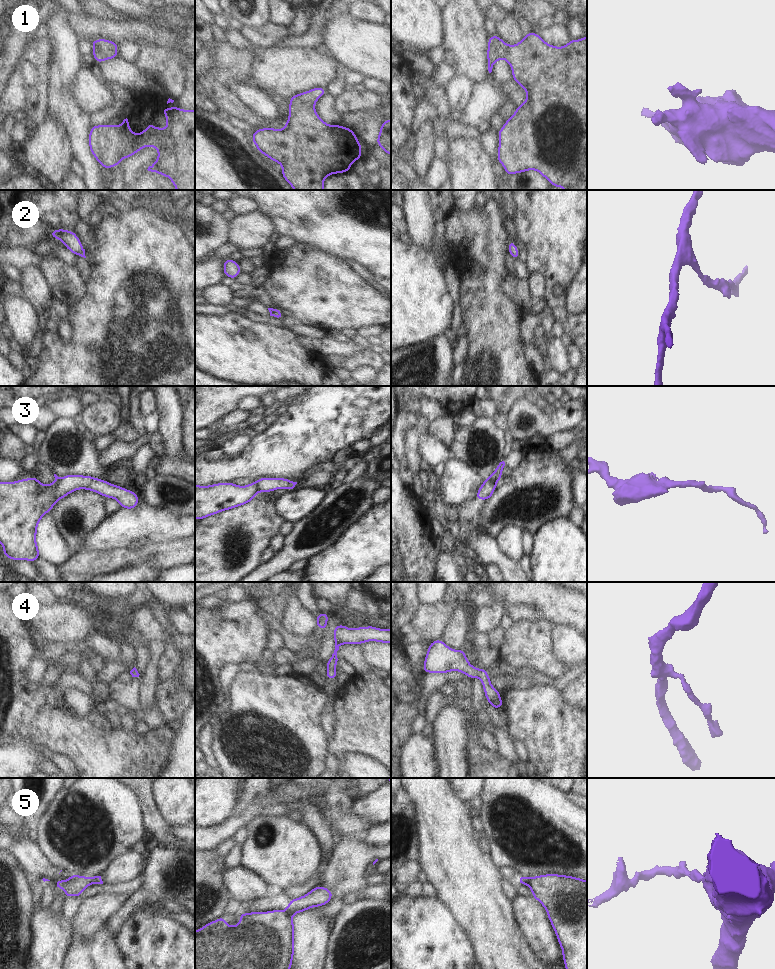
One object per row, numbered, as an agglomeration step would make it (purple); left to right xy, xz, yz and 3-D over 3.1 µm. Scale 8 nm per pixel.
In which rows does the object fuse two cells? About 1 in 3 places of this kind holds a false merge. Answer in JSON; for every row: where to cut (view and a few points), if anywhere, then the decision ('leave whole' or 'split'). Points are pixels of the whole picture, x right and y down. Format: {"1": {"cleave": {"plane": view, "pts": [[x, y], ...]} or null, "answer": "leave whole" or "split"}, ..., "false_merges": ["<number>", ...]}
{"1": {"cleave": null, "answer": "leave whole"}, "2": {"cleave": null, "answer": "leave whole"}, "3": {"cleave": {"plane": "xy", "pts": [[61, 478], [54, 491], [55, 500]]}, "answer": "split"}, "4": {"cleave": null, "answer": "leave whole"}, "5": {"cleave": {"plane": "xz", "pts": [[285, 911], [291, 916]]}, "answer": "split"}, "false_merges": ["3", "5"]}

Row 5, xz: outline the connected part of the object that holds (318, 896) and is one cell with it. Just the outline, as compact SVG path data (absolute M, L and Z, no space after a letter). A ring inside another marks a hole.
M317 886L306 895L291 899L286 907L286 912L293 916L299 912L305 912L313 907L327 905L332 899L333 892L326 887Z

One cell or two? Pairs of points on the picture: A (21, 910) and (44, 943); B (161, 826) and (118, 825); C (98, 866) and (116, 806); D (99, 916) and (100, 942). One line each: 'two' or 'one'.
A: two
B: two
C: one
D: two

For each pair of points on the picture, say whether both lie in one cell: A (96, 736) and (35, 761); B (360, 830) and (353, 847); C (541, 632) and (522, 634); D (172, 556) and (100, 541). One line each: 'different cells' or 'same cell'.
A: different cells
B: different cells
C: same cell
D: different cells

